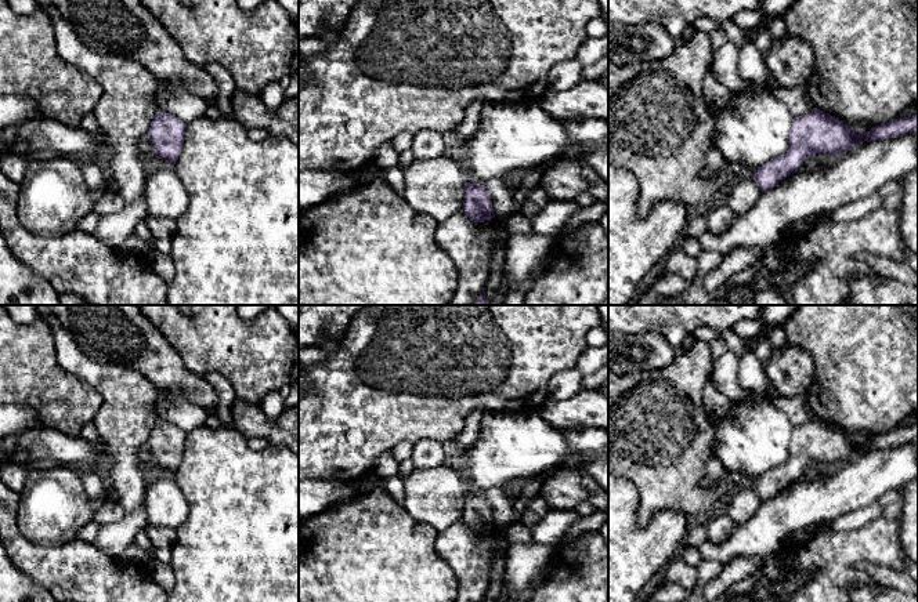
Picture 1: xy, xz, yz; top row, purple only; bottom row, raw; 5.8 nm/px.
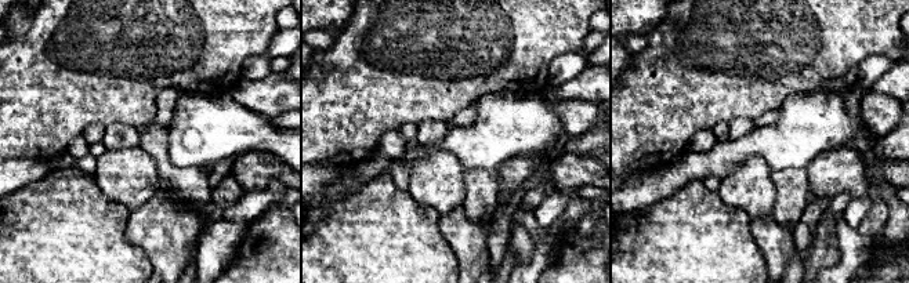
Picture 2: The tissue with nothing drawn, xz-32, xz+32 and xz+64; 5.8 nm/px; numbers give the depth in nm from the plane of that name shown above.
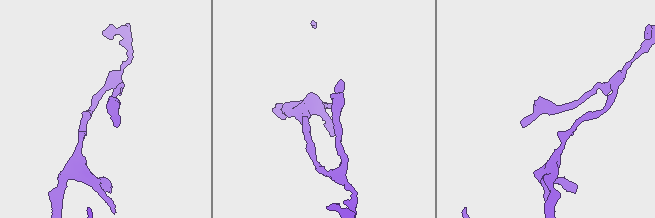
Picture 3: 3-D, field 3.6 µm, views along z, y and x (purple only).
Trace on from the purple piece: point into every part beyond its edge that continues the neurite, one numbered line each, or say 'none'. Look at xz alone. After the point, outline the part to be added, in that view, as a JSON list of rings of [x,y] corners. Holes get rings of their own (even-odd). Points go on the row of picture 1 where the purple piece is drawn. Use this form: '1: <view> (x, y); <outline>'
none

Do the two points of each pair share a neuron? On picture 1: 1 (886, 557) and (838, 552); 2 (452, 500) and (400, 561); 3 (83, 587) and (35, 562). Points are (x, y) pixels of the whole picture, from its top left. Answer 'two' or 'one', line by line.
1: one
2: two
3: one

